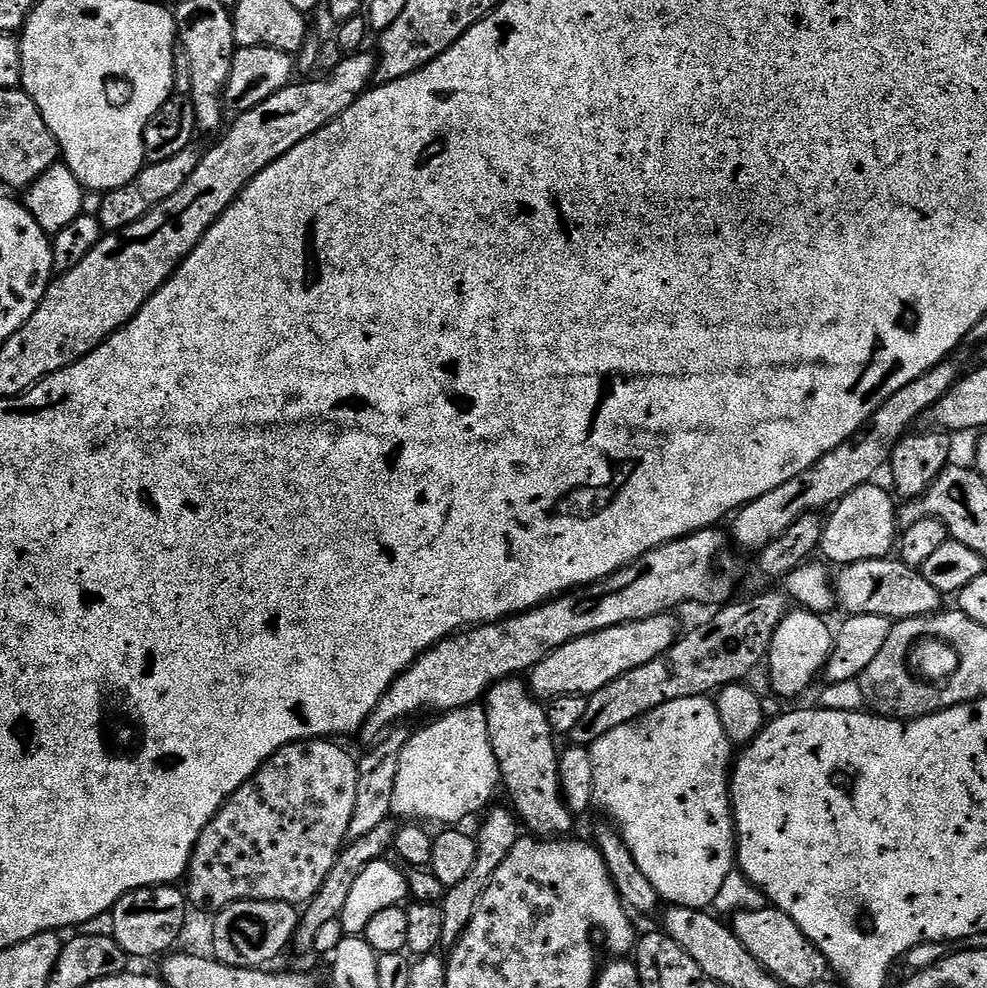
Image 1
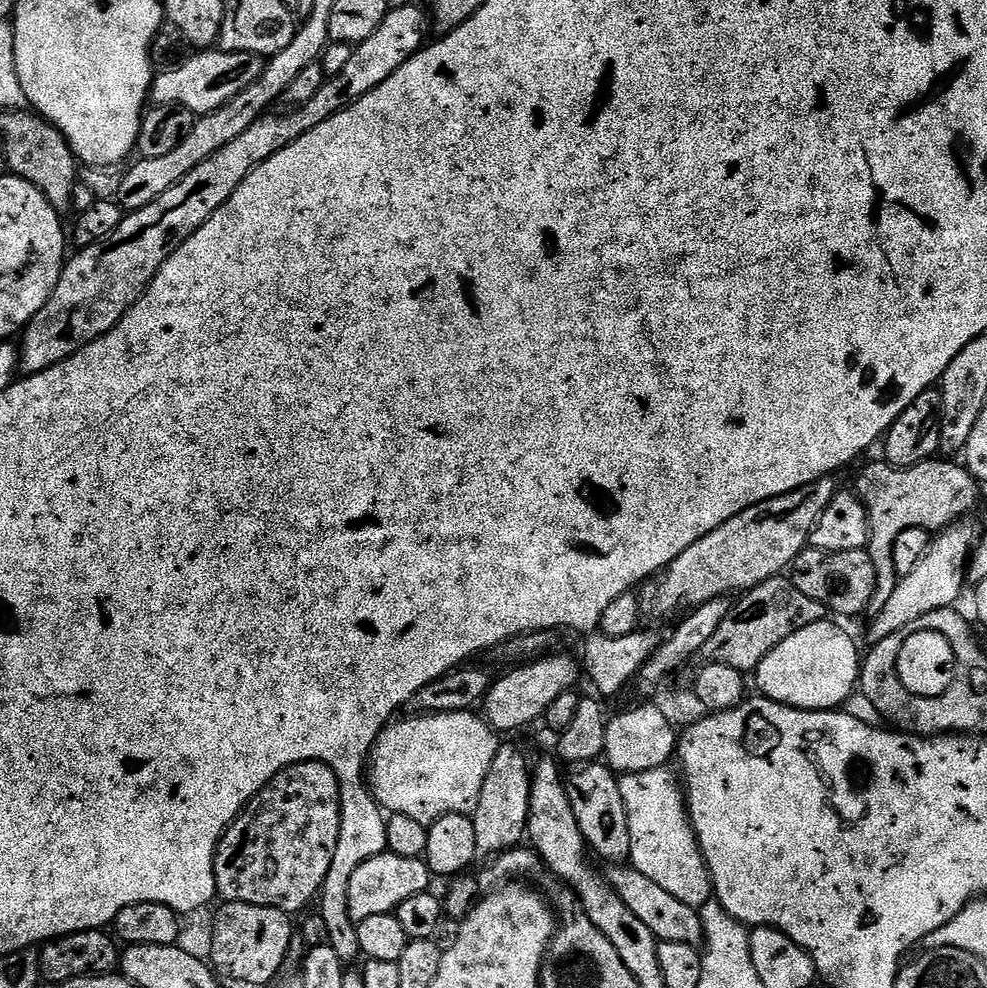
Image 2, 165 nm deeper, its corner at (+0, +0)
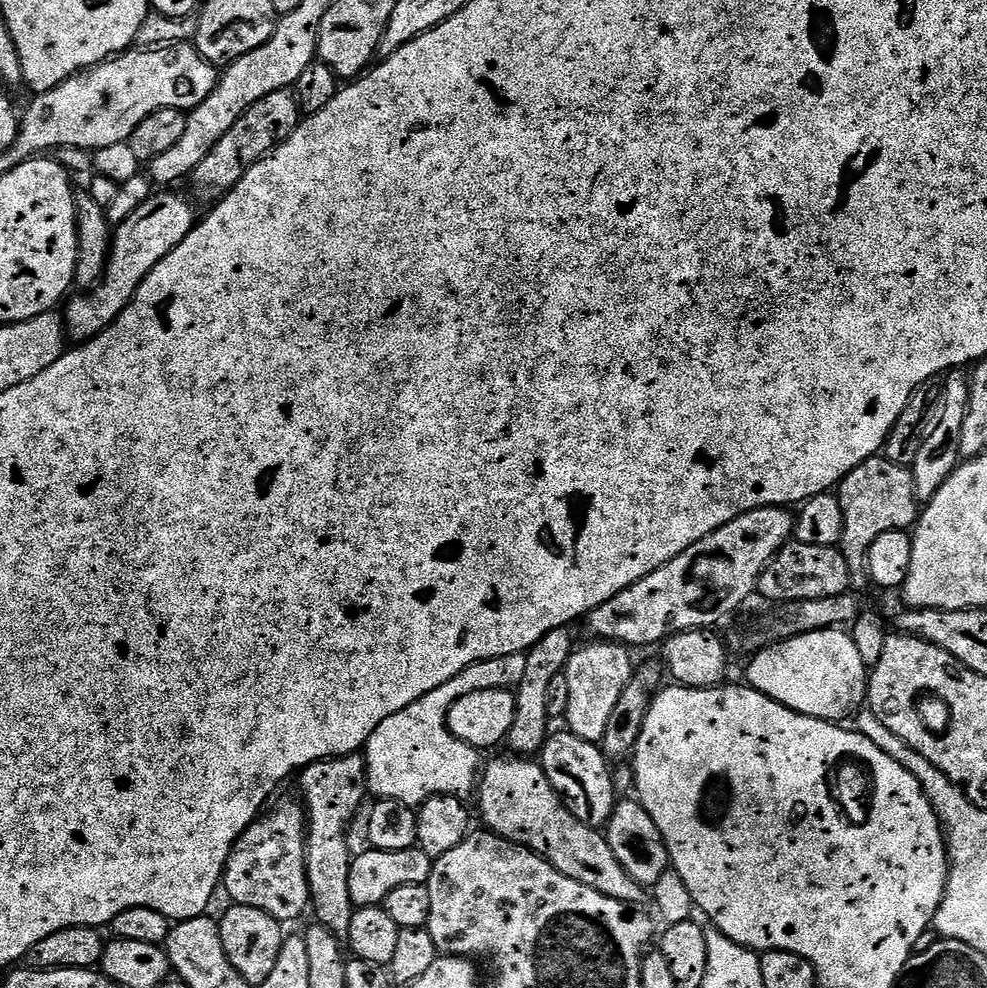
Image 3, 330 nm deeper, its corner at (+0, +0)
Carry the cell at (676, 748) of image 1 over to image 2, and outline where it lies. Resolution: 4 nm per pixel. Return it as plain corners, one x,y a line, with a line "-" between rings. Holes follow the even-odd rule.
663,767
619,777
622,802
630,822
630,864
646,874
650,882
674,894
678,902
699,910
707,900
713,899
712,879
688,818
681,781
675,771
668,771

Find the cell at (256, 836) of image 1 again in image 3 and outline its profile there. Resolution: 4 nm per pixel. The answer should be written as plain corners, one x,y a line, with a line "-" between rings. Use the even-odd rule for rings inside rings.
288,800
273,812
265,811
237,838
224,867
223,891
228,891
232,904
254,906
254,910
262,910
281,922
296,920
309,911
312,898
306,870
307,849
308,817
303,803

